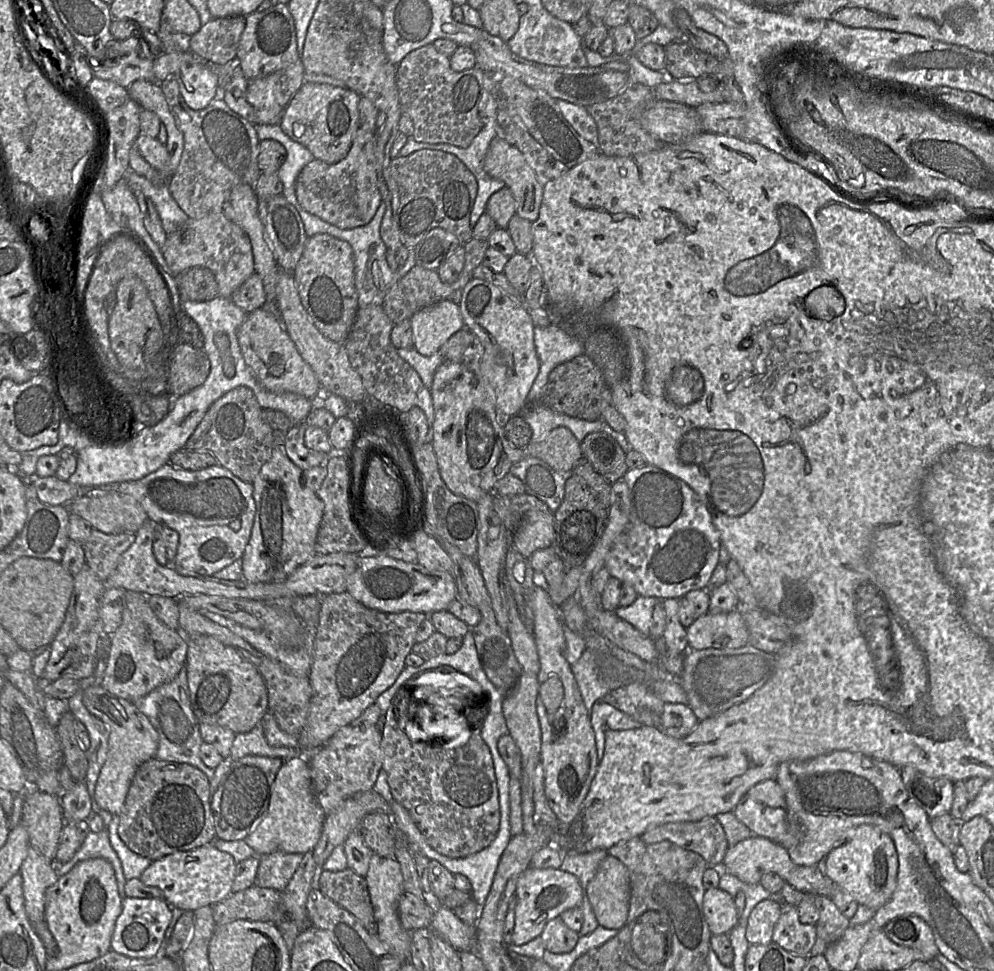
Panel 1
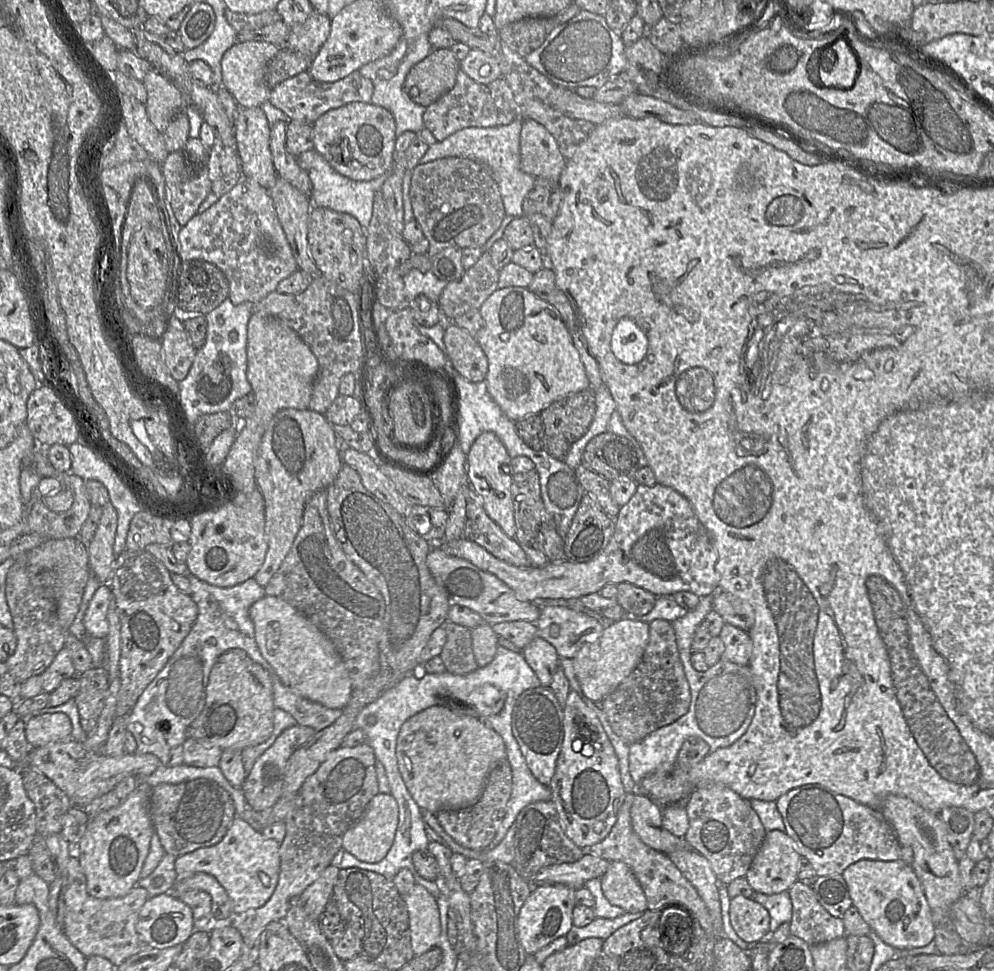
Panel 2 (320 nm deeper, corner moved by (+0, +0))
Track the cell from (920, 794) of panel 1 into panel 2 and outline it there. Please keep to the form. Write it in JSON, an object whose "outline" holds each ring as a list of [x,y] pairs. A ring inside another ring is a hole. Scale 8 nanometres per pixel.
{"outline":[[[958,806],[944,807],[937,813],[944,824],[947,838],[957,860],[966,856],[966,850],[974,831],[974,814]]]}

